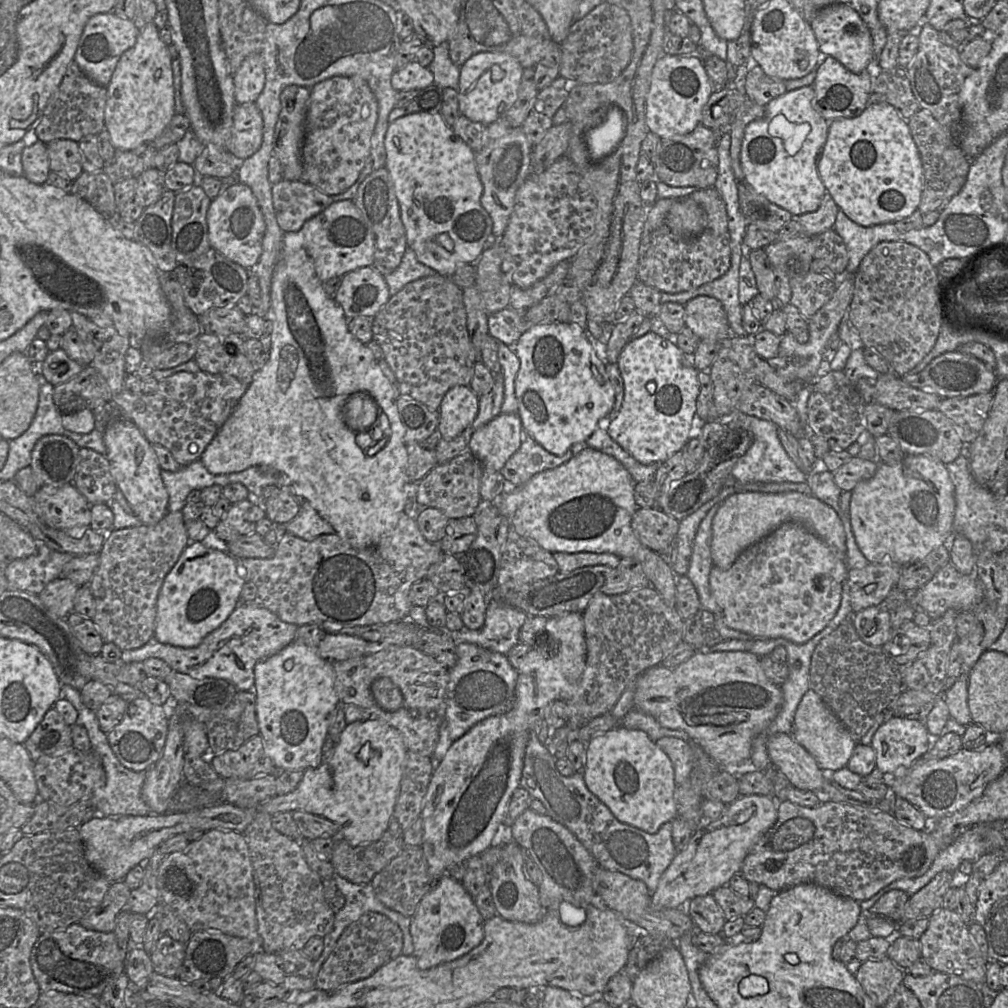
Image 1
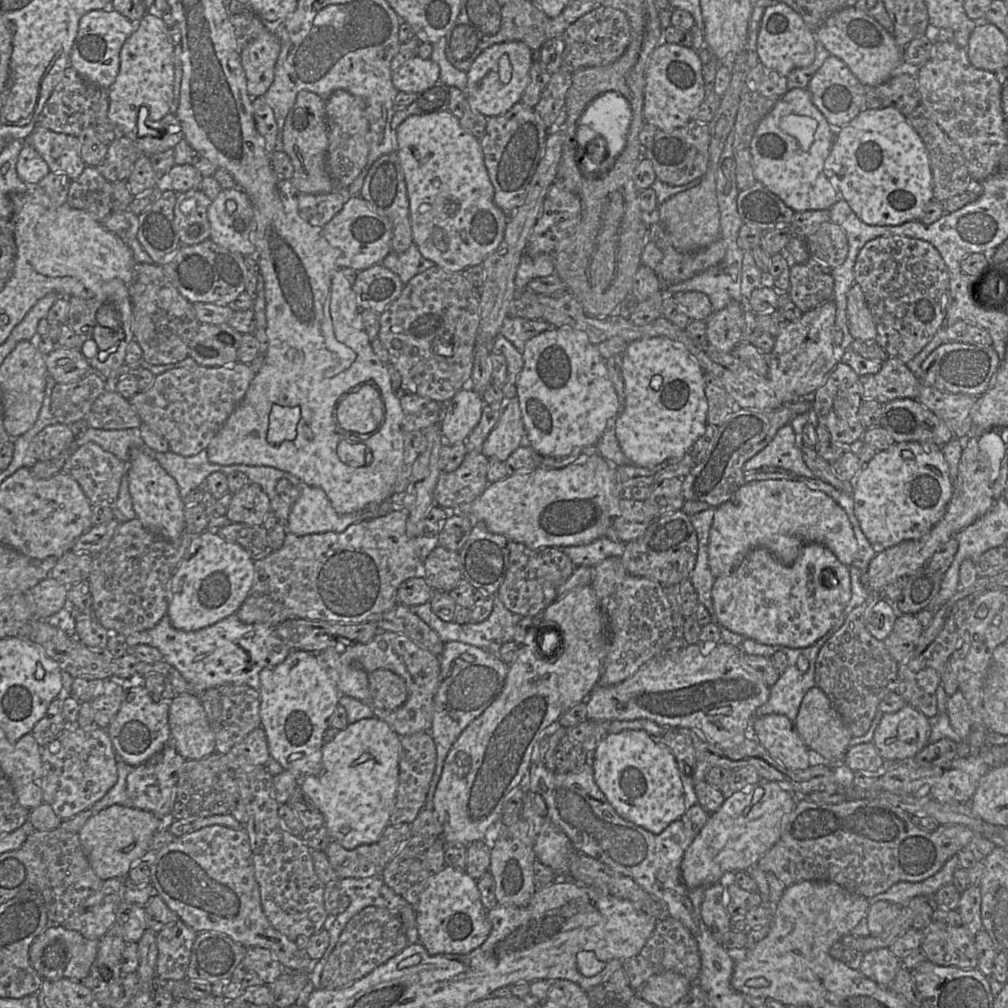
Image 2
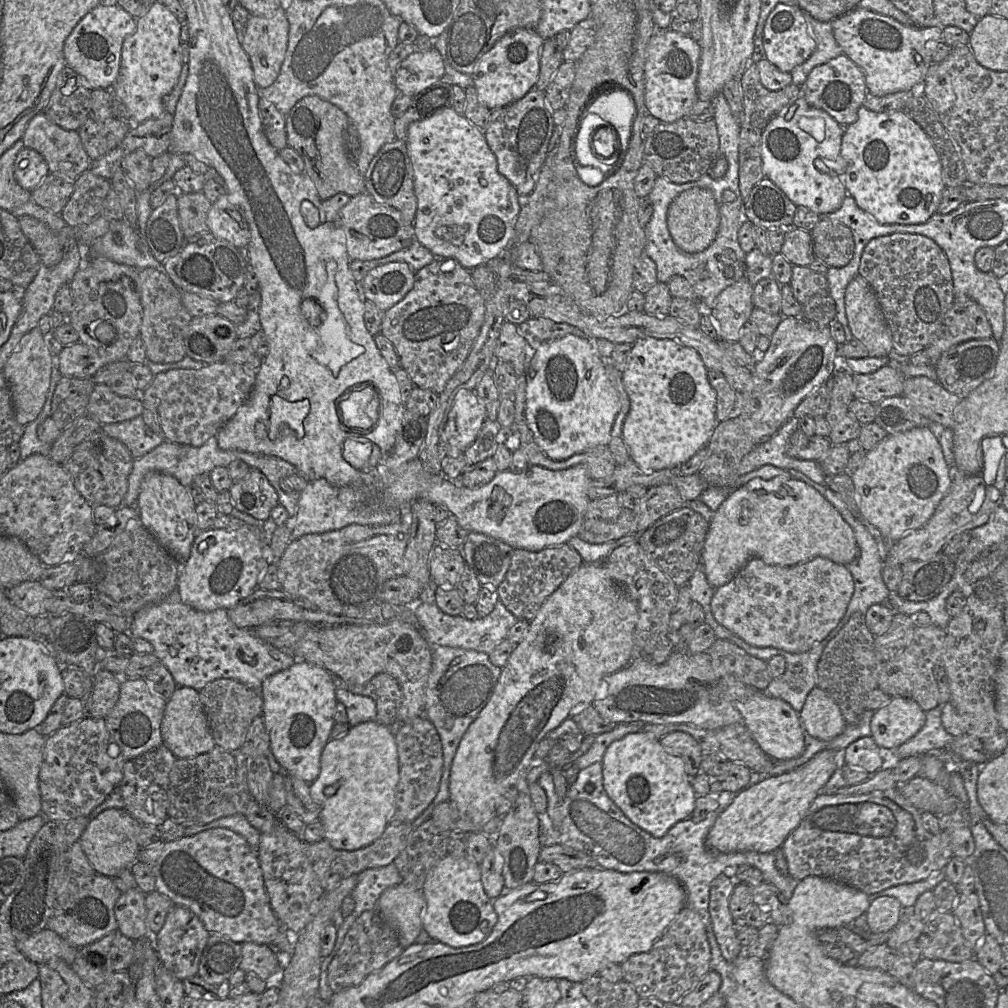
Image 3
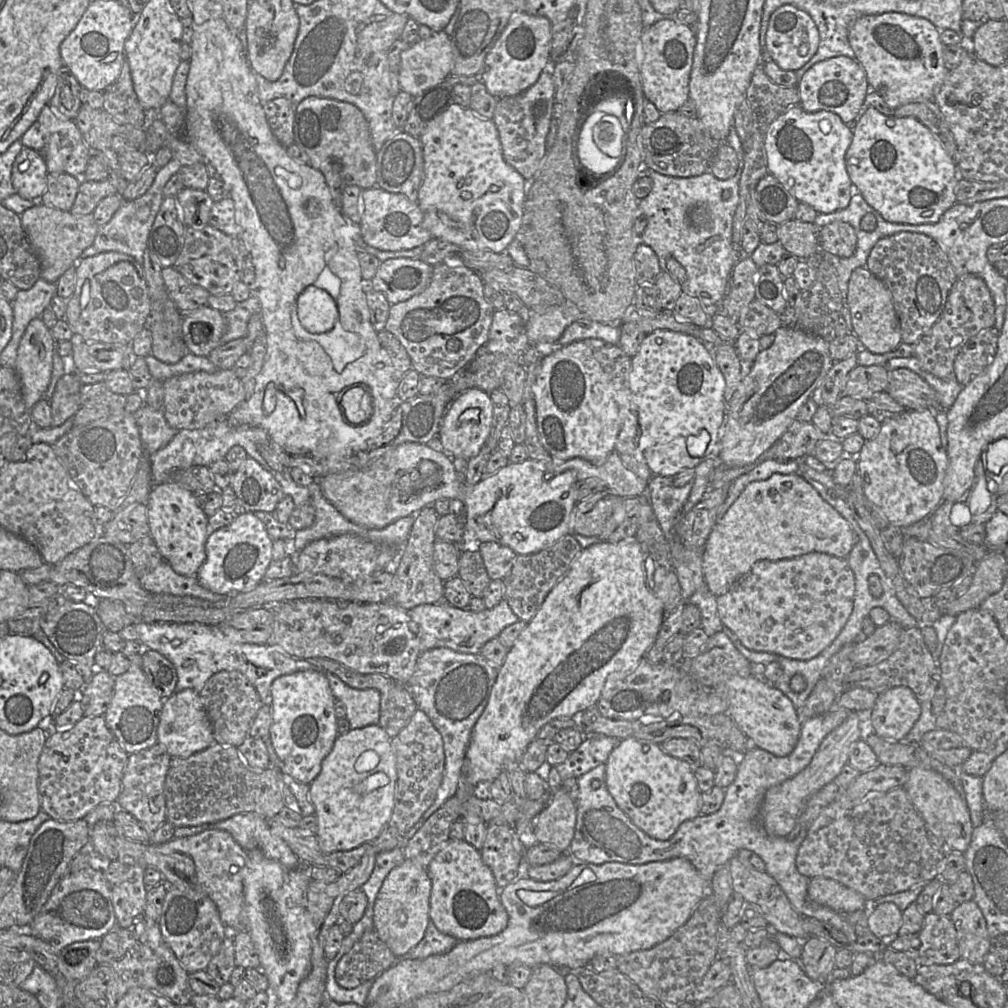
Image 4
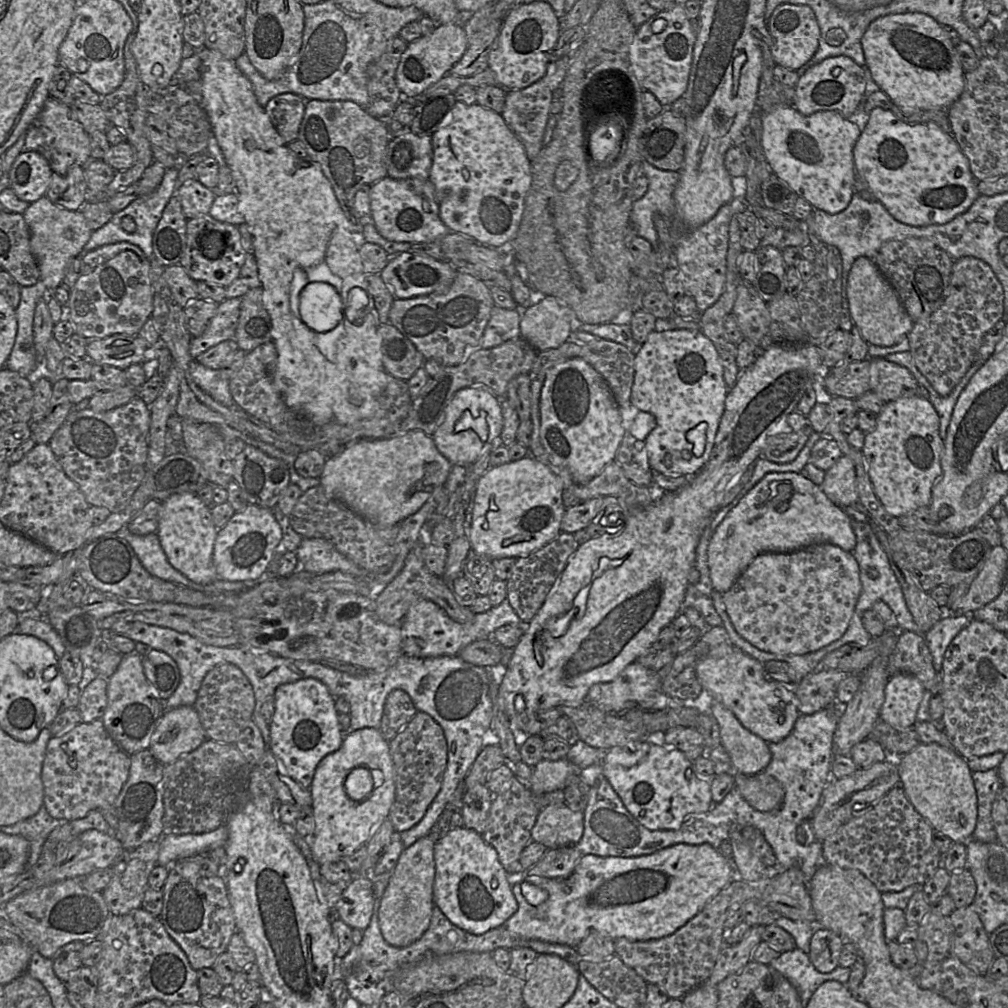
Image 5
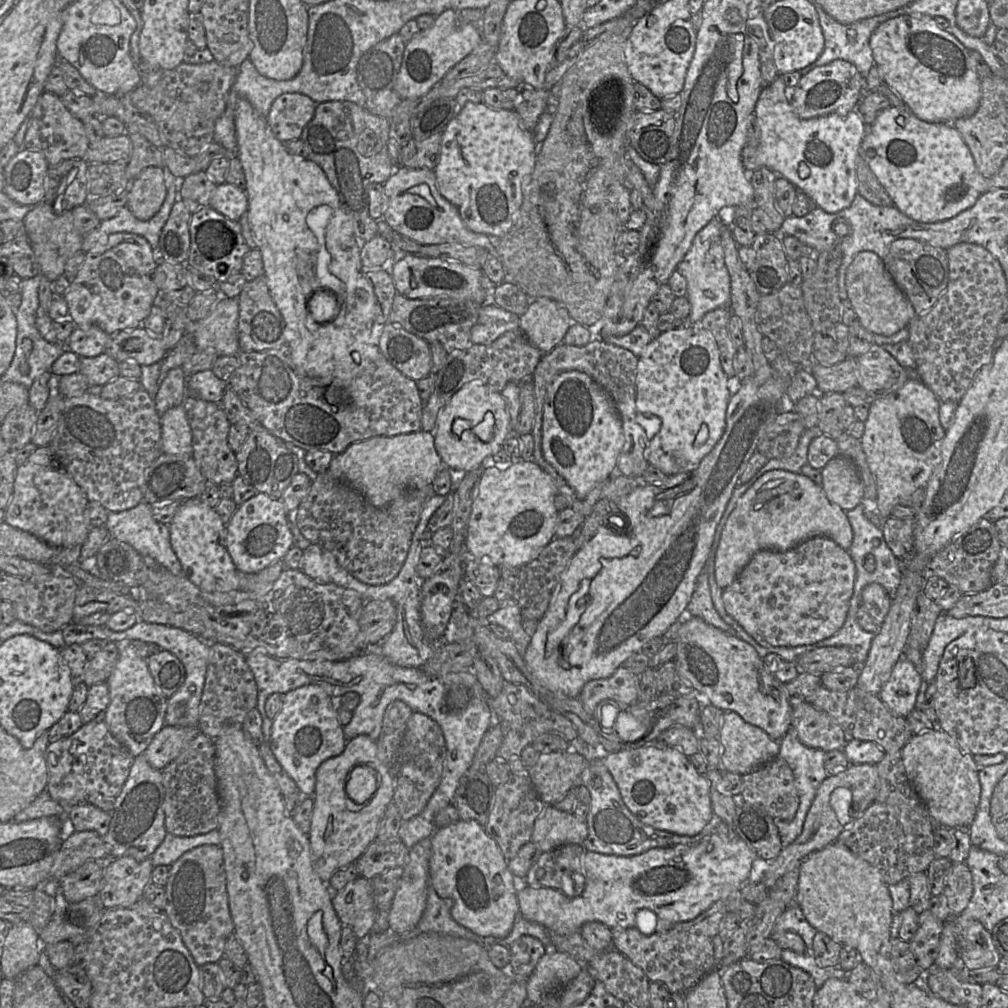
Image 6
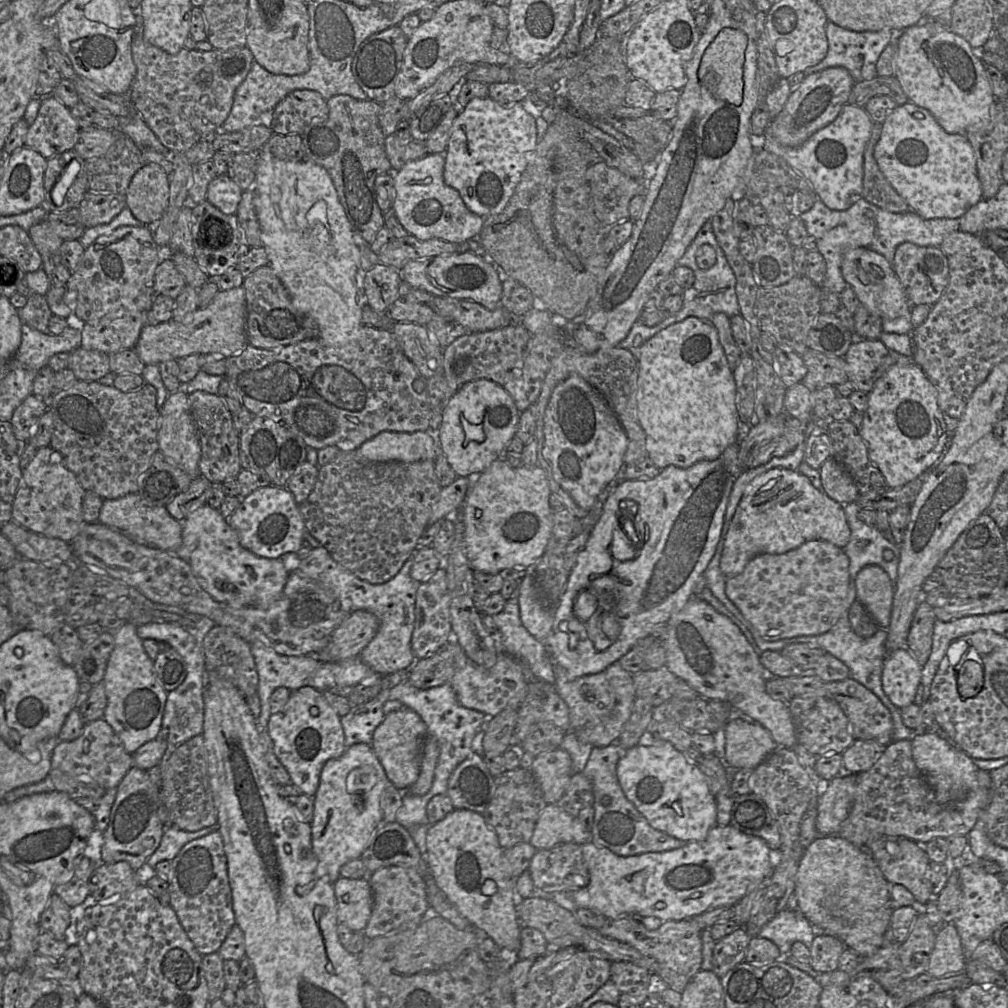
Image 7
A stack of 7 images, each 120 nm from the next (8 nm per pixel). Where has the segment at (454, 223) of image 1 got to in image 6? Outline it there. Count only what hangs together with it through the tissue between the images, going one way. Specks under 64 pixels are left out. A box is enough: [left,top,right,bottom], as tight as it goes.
[434,101,536,238]

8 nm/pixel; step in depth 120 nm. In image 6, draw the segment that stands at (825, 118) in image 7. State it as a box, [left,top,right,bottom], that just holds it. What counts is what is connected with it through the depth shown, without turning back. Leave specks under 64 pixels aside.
[790,60,866,119]

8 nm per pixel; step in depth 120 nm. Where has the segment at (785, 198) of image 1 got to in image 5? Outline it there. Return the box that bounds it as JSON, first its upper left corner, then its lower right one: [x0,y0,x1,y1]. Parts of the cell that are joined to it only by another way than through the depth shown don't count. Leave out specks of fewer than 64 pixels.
[761,106,860,214]

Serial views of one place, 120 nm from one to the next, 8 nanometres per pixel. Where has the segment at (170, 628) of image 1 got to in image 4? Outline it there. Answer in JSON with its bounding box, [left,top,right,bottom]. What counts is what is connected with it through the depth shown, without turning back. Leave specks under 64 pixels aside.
[196,512,273,595]

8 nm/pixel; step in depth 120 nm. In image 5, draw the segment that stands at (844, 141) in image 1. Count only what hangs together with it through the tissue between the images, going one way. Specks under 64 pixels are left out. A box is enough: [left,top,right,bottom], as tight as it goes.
[853,108,980,226]

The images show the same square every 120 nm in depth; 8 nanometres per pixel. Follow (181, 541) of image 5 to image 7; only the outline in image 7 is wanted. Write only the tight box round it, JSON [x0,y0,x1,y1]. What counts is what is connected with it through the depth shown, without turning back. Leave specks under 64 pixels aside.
[176,504,289,610]

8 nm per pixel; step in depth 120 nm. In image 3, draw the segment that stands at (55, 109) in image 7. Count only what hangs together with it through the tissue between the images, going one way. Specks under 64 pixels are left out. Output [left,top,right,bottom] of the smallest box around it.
[22,112,91,181]

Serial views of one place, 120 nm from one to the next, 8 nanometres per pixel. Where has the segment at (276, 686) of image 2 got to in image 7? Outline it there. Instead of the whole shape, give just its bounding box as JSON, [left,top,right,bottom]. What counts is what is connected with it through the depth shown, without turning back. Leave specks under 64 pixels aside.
[267,686,346,795]

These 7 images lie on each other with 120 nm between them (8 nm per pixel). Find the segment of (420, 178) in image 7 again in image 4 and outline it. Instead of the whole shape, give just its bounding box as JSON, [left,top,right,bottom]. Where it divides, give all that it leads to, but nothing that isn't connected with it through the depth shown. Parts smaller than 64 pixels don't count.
[359,186,432,251]

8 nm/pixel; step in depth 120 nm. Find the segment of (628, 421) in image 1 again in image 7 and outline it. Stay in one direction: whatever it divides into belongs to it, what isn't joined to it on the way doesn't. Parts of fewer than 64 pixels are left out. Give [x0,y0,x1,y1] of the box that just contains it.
[637,316,740,469]

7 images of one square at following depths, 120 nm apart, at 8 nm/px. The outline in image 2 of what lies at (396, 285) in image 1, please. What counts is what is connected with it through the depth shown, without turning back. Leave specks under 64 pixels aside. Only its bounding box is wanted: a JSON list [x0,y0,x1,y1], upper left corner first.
[381,242,434,285]

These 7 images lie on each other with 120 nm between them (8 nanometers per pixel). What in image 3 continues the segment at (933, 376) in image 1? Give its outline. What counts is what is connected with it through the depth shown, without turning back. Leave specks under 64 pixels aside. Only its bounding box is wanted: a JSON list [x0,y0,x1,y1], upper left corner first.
[935,337,999,398]

